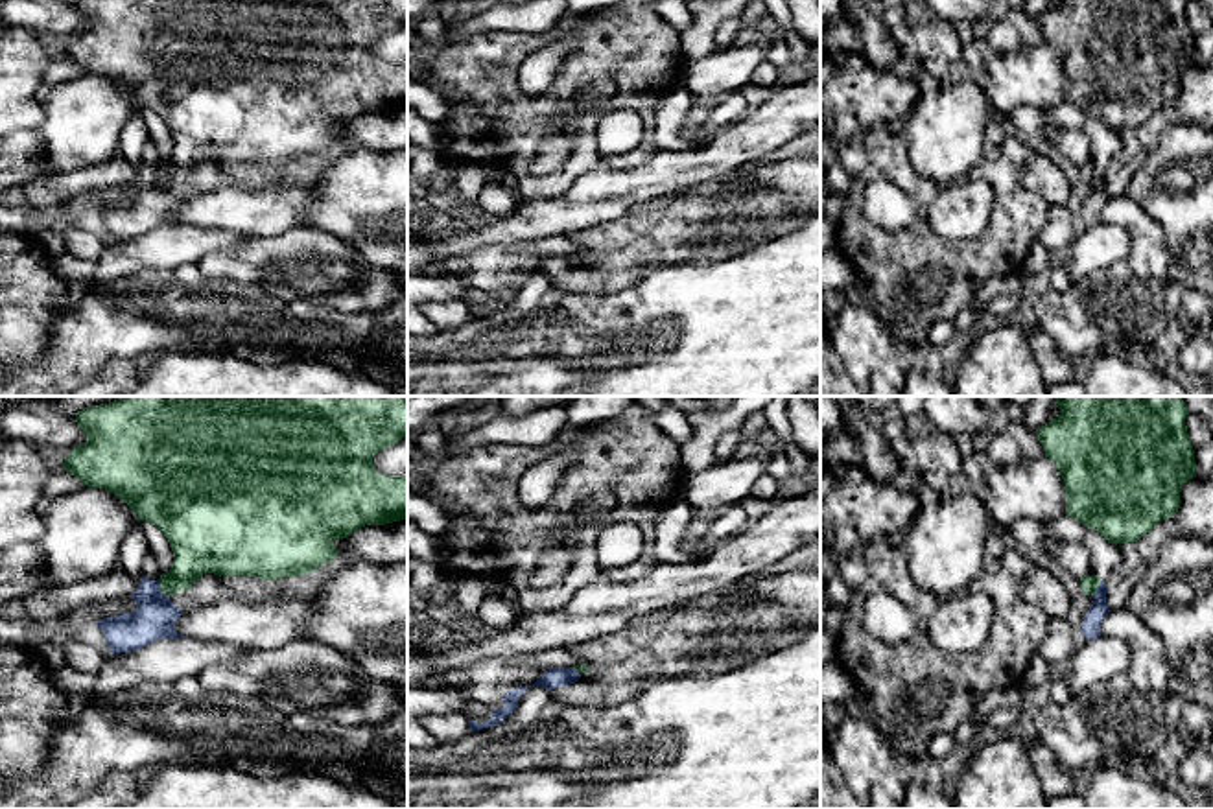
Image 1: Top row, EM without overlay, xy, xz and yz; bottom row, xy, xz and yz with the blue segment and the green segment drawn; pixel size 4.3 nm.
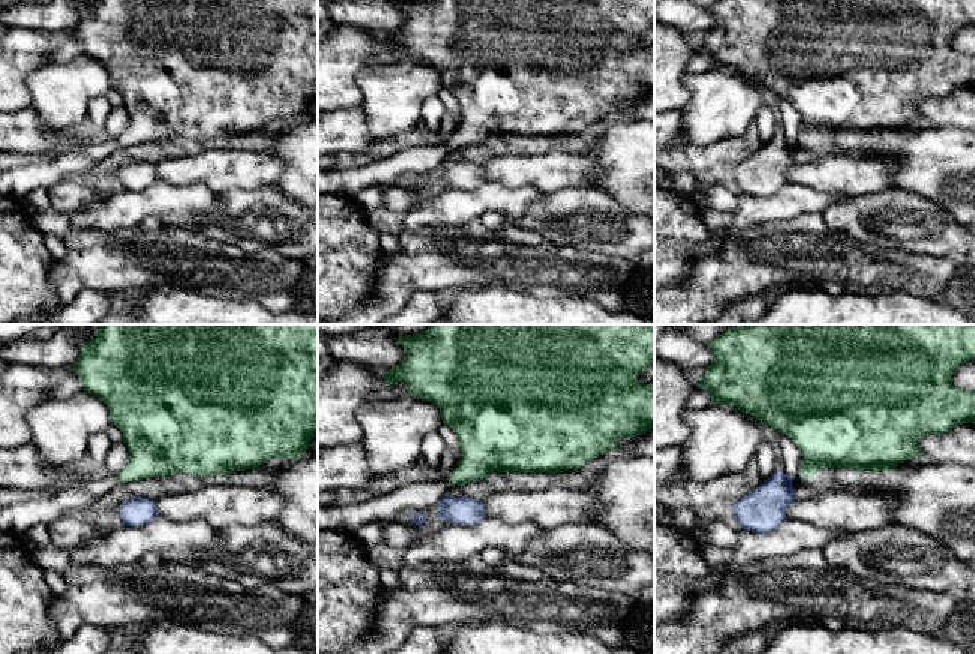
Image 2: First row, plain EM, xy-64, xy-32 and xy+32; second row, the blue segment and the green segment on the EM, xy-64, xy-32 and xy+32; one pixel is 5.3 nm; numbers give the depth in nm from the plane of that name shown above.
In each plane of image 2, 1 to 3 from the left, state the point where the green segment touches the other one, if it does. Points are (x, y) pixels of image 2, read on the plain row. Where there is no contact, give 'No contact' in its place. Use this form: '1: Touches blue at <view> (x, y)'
1: No contact
2: No contact
3: No contact

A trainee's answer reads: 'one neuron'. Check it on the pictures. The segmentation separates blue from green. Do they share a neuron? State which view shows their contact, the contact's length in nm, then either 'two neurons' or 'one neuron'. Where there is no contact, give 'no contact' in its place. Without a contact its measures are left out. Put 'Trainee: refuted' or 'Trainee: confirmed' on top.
Trainee: refuted
meets blue in xy; contact 80 nm long; two neurons

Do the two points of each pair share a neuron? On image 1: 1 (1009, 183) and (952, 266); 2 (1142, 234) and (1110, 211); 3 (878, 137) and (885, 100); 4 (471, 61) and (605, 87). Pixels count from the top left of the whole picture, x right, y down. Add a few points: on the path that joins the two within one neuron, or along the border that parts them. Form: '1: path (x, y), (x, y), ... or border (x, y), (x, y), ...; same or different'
1: path (1009, 207), (1009, 222), (976, 255); same
2: path (1134, 227), (1118, 211); same
3: border (893, 126), (872, 126), (863, 135); different
4: border (614, 78), (601, 76), (587, 83), (568, 107); different

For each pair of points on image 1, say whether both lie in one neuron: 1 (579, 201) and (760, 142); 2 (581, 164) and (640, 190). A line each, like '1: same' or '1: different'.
1: same
2: different

